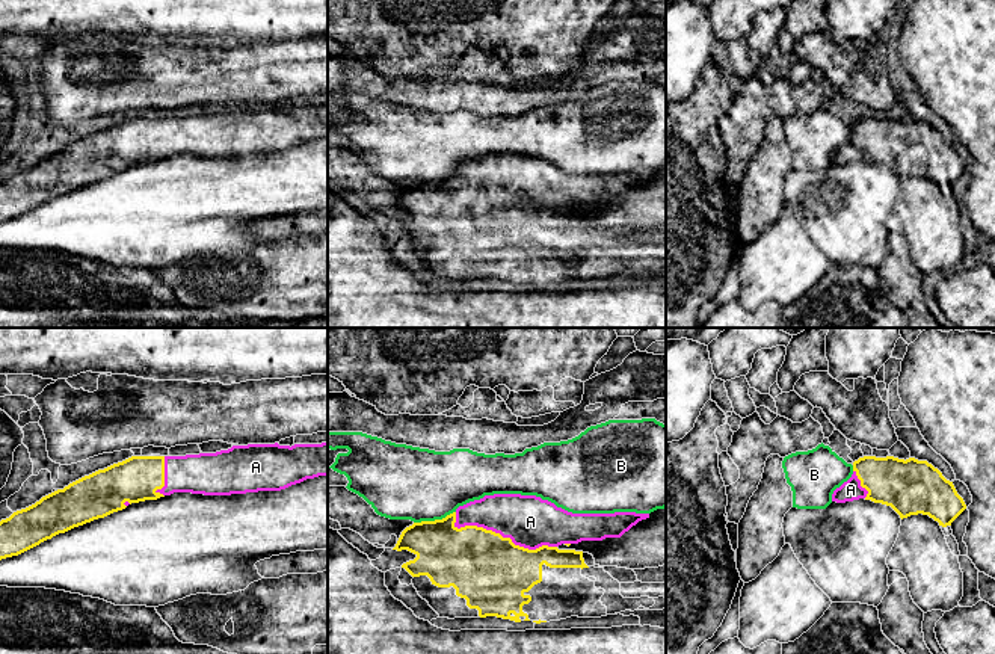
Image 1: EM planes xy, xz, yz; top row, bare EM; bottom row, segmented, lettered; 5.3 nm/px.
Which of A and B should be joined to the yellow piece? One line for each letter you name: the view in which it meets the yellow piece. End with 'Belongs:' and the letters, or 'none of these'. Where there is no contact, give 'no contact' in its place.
A: xz
Belongs: A

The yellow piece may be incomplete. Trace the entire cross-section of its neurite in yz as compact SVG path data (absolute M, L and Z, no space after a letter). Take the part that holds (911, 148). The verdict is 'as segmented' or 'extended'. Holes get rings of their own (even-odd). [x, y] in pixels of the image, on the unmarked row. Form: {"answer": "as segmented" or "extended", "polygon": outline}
{"answer": "extended", "polygon": "M864 118L853 124L853 136L836 150L832 163L871 162L891 168L900 180L929 177L947 189L966 171L953 143L927 122L894 118Z"}

